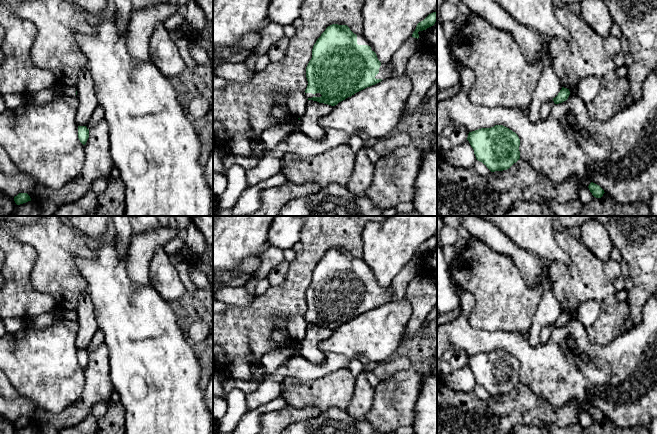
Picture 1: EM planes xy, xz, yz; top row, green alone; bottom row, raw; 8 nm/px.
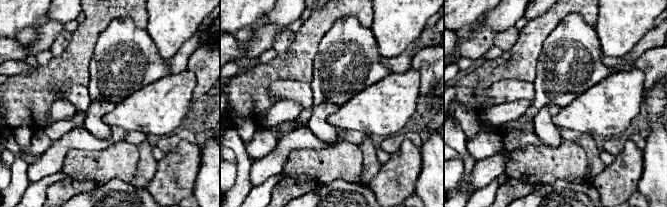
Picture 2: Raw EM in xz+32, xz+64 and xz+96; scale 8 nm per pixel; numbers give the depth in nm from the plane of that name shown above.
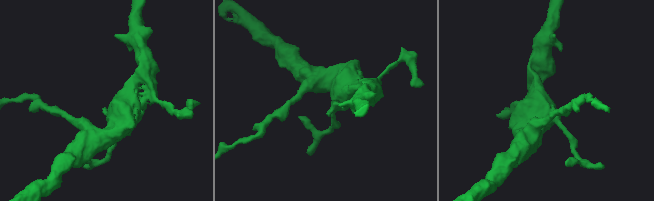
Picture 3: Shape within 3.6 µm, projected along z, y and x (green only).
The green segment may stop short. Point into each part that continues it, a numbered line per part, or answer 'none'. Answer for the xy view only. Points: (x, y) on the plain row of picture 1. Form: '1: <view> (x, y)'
1: xy (66, 314)

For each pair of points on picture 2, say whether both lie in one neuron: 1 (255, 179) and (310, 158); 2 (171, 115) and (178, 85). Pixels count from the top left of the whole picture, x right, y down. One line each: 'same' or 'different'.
1: different
2: same

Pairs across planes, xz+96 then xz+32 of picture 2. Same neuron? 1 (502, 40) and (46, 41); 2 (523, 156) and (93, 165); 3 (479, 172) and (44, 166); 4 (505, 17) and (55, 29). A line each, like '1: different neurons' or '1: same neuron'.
1: different neurons
2: same neuron
3: same neuron
4: different neurons

